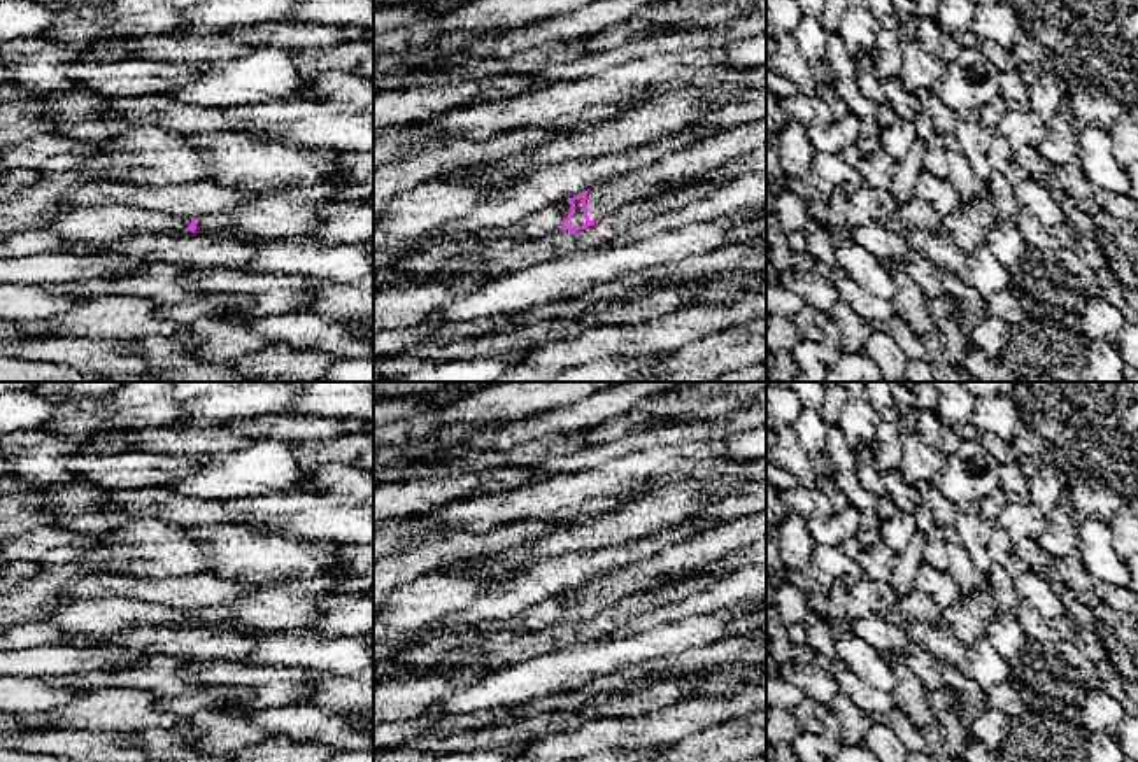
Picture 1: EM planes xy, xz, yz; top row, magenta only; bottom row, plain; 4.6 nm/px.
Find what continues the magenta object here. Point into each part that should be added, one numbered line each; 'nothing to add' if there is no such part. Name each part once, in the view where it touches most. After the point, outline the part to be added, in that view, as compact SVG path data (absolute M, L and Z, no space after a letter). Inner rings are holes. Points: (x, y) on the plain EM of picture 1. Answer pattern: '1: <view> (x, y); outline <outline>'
1: xz (714, 543); outline M766 512L708 527L645 559L593 578L586 589L587 610L596 613L628 594L659 589L698 573L763 538L766 538Z

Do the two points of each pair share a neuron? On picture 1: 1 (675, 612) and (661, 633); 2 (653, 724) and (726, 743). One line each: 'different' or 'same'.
1: different
2: different

